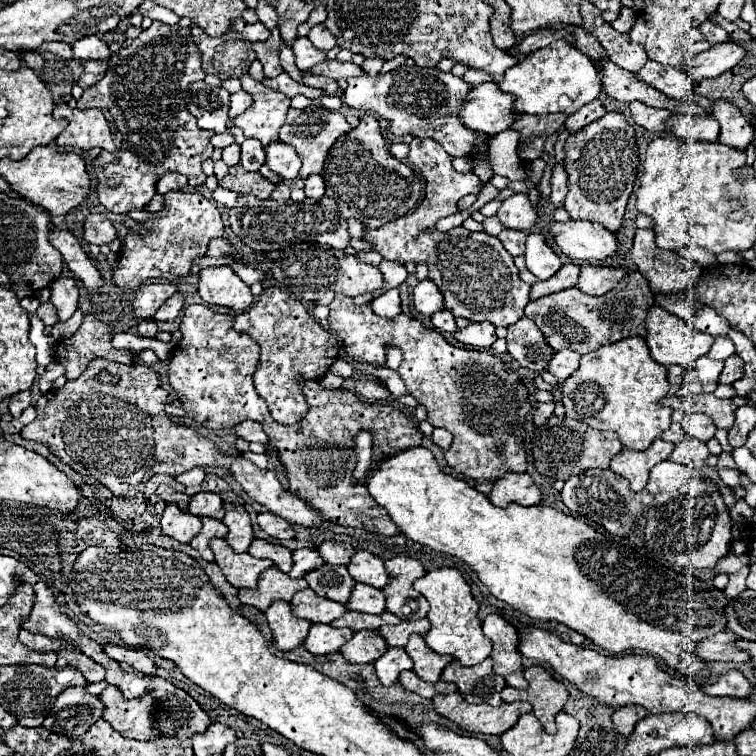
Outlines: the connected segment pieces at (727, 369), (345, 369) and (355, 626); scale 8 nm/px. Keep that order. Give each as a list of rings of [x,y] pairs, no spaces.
[[[735,354],[735,356],[729,356],[725,360],[725,366],[723,366],[723,372],[719,376],[719,382],[721,384],[733,384],[735,380],[739,380],[743,374],[743,360]]]
[[[337,358],[337,360],[333,362],[331,372],[333,372],[335,376],[341,376],[341,378],[351,378],[351,376],[353,376],[353,368],[351,368],[351,364],[347,364],[347,362],[341,360],[341,358]]]
[[[347,610],[339,620],[331,622],[335,628],[351,628],[353,632],[359,632],[359,630],[377,630],[379,626],[383,624],[397,624],[399,618],[391,612],[381,612],[381,614],[365,614],[365,612],[353,612],[353,610]]]

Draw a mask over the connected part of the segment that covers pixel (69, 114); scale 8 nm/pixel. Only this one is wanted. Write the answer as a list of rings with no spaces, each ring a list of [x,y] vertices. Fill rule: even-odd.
[[[59,102],[53,108],[55,118],[67,118],[69,126],[63,134],[59,134],[57,144],[61,146],[79,146],[83,150],[103,148],[107,152],[115,152],[113,134],[107,118],[97,108],[71,108],[67,102]]]

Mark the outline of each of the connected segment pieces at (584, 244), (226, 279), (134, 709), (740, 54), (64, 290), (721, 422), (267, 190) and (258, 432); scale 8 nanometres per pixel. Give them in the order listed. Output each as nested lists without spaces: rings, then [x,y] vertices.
[[[589,220],[553,222],[551,234],[561,252],[573,260],[601,262],[617,252],[617,236]]]
[[[203,268],[197,280],[197,292],[207,304],[229,306],[233,310],[245,310],[253,304],[249,286],[229,268]]]
[[[107,686],[99,700],[105,704],[103,720],[107,720],[119,734],[137,740],[149,740],[153,730],[153,698],[143,696],[139,700],[125,700],[121,690]]]
[[[727,40],[727,44],[715,44],[707,52],[697,54],[689,62],[685,62],[685,72],[695,80],[703,78],[715,78],[733,66],[737,66],[745,58],[745,48],[733,40]]]
[[[59,276],[51,284],[51,304],[57,308],[59,322],[65,322],[73,316],[73,312],[77,310],[77,300],[79,300],[79,290],[73,278]]]
[[[713,394],[693,396],[685,412],[703,412],[707,414],[717,428],[731,428],[735,422],[735,406],[731,400],[715,398]]]
[[[231,166],[227,176],[219,180],[221,188],[239,192],[239,194],[253,194],[259,200],[265,200],[275,190],[275,184],[263,178],[259,172],[247,172],[243,166]]]
[[[241,422],[239,426],[235,426],[235,434],[239,438],[245,438],[249,442],[261,442],[261,444],[269,444],[267,434],[263,432],[263,426],[259,422]]]

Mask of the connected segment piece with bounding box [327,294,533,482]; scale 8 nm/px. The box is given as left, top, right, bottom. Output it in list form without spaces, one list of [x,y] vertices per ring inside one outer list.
[[[337,294],[335,300],[329,304],[329,328],[343,340],[345,352],[361,362],[382,366],[385,362],[385,348],[397,346],[403,352],[403,362],[397,368],[399,376],[403,378],[407,392],[415,396],[419,404],[427,408],[427,420],[433,426],[441,426],[453,434],[453,444],[445,450],[445,460],[451,468],[459,474],[465,474],[477,482],[499,480],[505,472],[525,472],[527,470],[527,456],[525,456],[525,422],[533,410],[531,392],[523,384],[521,376],[513,372],[499,356],[489,354],[485,350],[465,350],[451,346],[437,330],[423,326],[419,320],[399,314],[393,320],[377,316],[369,304],[353,304],[351,298],[345,294]]]

